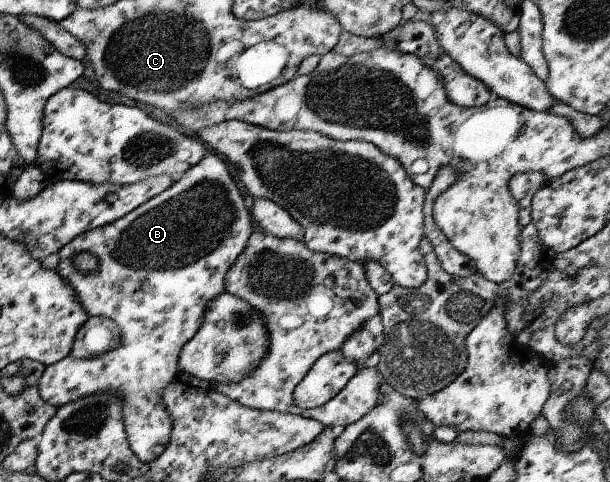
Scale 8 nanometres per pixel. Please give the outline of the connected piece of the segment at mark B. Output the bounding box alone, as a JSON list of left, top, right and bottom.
[37,151,253,462]

